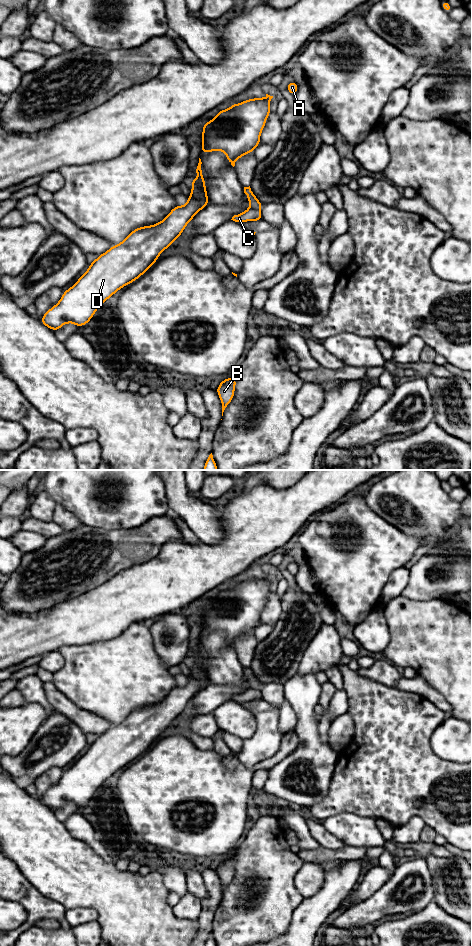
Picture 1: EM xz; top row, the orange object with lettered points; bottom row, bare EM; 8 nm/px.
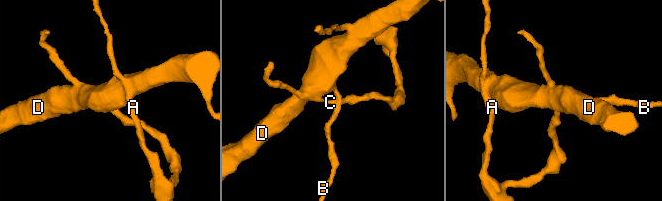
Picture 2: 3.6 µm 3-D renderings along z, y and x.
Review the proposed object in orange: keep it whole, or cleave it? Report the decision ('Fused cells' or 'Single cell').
Fused cells

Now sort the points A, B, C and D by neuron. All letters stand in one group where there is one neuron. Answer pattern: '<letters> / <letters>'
A C / B D

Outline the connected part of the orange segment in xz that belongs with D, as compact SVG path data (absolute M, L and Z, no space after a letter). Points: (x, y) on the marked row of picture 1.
M199 158L197 177L190 182L192 193L188 196L187 203L184 206L176 205L167 217L157 224L134 229L121 243L99 255L77 282L63 292L59 302L45 312L40 319L43 325L53 331L59 330L66 323L73 323L77 327L86 325L107 299L127 284L136 281L158 260L165 249L173 245L193 217L209 204L201 164Z

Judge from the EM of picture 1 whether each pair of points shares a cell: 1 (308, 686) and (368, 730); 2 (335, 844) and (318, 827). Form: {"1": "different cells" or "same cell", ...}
{"1": "different cells", "2": "same cell"}

